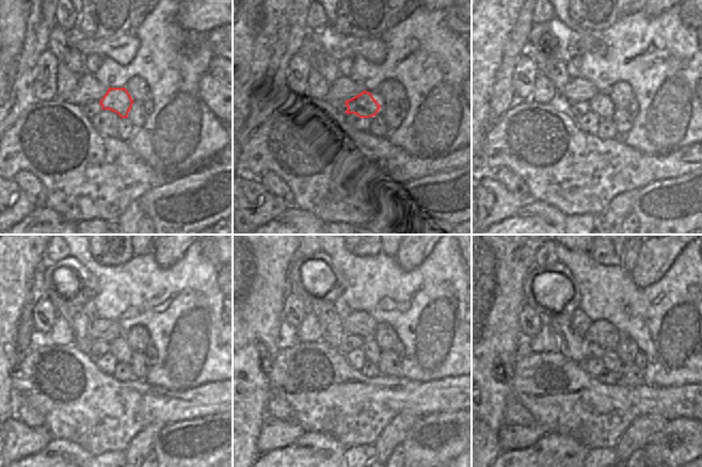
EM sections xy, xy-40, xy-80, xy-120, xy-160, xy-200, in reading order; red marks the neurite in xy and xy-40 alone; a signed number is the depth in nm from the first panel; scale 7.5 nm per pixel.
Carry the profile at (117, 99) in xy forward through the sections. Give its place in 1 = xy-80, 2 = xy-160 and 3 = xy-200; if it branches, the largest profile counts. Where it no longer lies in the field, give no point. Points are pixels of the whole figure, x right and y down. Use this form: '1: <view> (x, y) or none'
1: xy-80 (601, 105)
2: xy-160 (375, 359)
3: xy-200 (611, 361)

